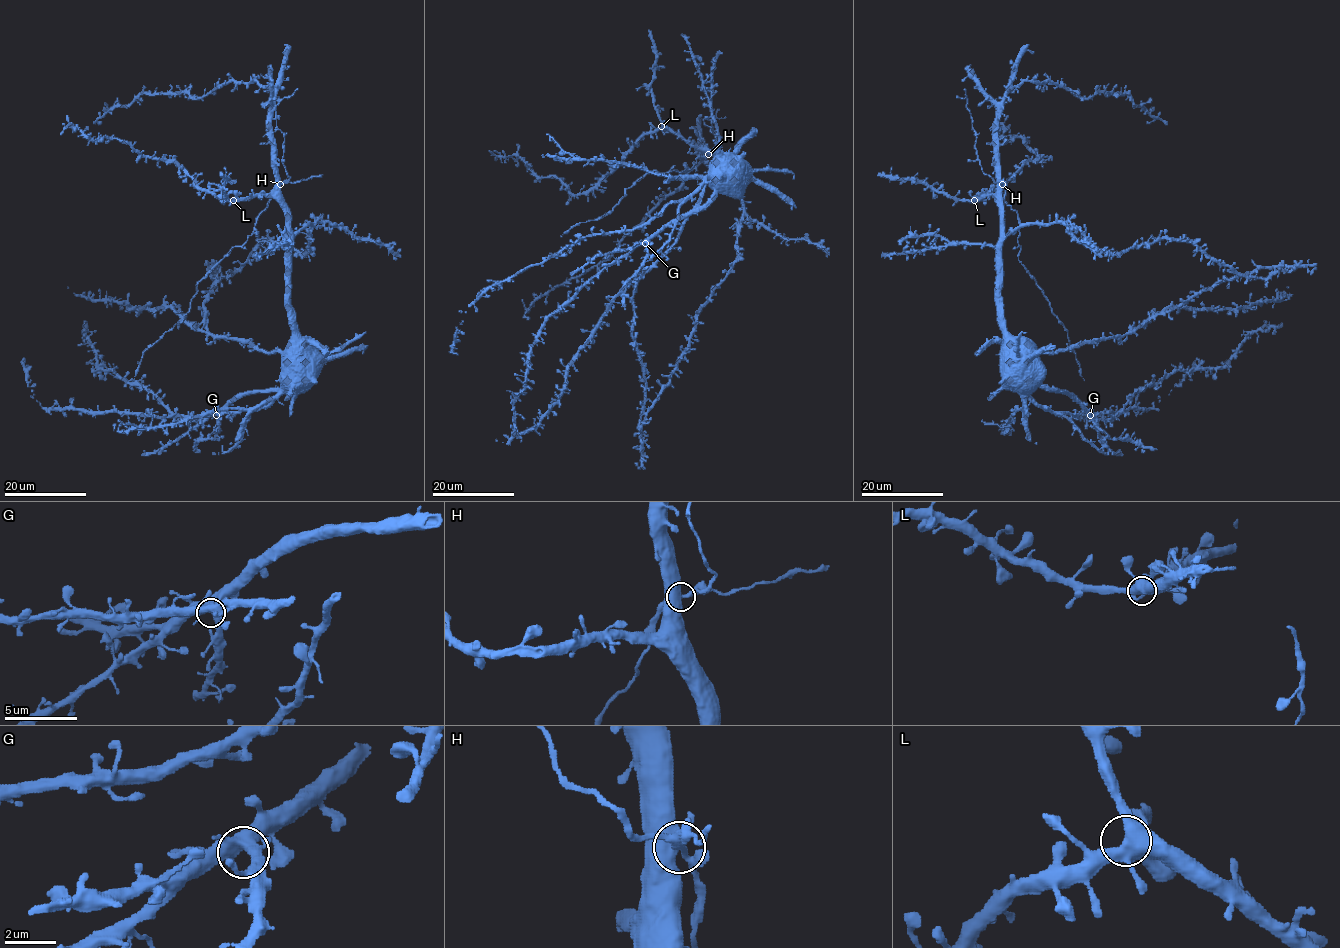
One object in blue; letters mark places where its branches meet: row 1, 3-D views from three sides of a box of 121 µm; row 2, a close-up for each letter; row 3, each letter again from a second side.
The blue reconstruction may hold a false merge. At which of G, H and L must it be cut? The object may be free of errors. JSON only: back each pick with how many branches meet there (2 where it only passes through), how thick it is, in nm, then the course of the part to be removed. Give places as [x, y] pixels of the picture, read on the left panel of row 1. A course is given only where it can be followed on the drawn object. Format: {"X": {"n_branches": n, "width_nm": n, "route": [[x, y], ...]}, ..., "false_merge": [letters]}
{"false_merge": []}

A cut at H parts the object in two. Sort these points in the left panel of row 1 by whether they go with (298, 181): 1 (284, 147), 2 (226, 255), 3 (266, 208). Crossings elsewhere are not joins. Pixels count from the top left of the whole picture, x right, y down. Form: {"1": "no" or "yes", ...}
{"1": "yes", "2": "yes", "3": "yes"}

